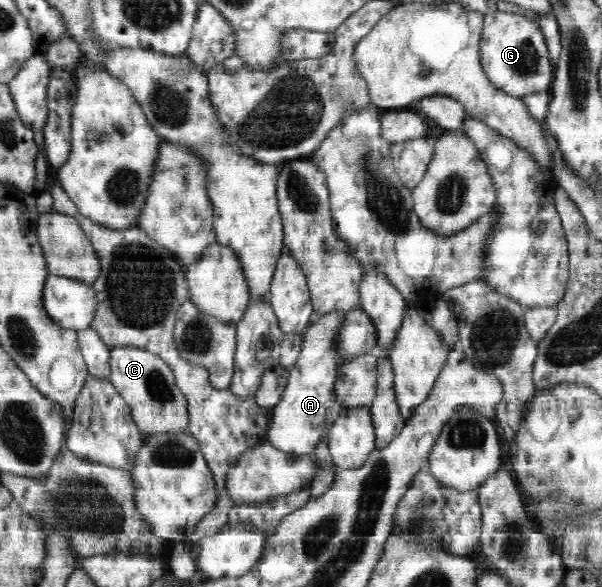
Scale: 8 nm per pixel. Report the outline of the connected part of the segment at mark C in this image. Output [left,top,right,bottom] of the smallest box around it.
[109,347,189,435]

